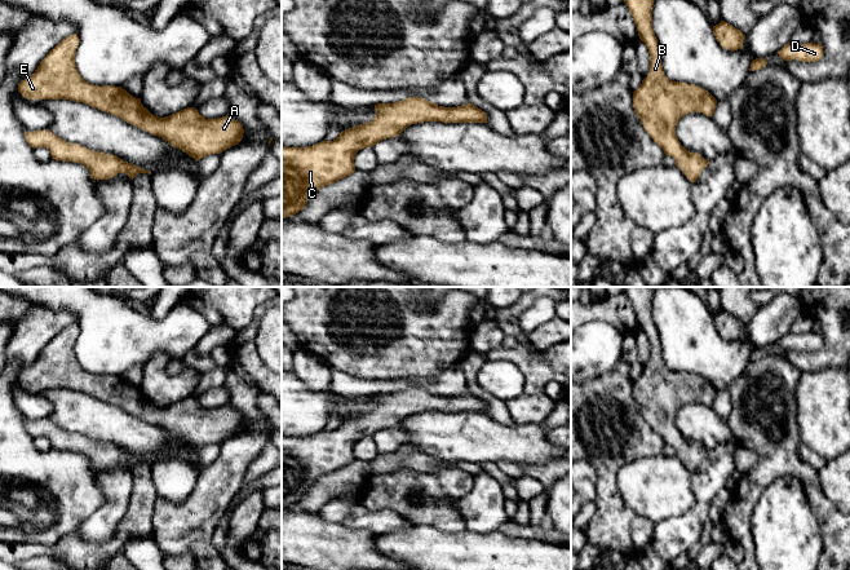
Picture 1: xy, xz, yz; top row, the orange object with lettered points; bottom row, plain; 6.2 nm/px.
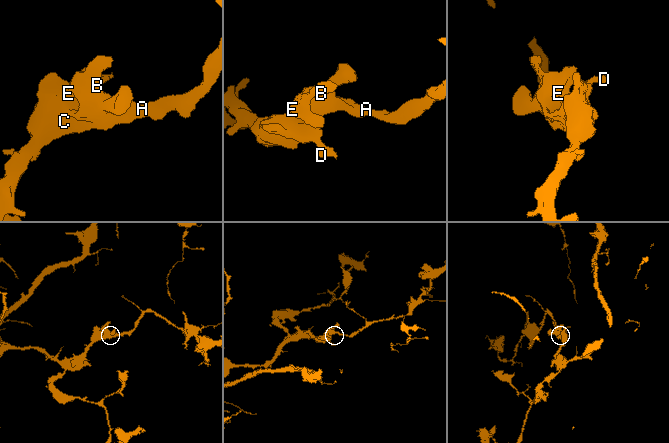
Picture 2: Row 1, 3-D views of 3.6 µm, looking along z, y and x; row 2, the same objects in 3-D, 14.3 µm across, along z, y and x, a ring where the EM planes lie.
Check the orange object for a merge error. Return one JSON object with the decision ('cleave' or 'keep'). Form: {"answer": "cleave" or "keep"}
{"answer": "keep"}

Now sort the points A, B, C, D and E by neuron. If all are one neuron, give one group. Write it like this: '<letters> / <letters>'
A B C D E

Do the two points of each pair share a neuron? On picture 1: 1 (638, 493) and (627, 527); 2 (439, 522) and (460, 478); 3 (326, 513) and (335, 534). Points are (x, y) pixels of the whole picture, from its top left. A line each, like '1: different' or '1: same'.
1: different
2: same
3: different

